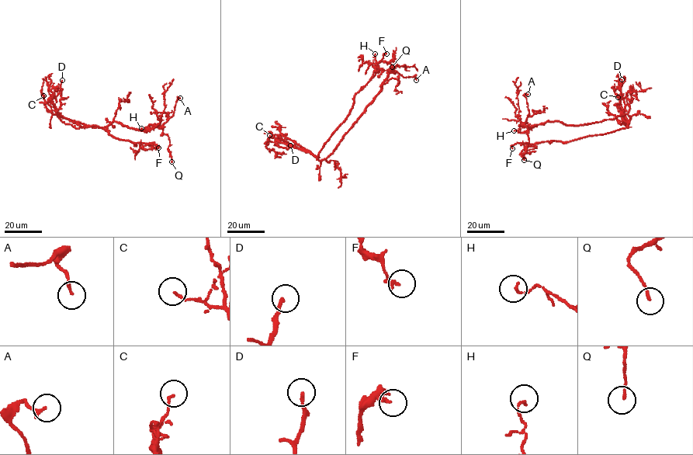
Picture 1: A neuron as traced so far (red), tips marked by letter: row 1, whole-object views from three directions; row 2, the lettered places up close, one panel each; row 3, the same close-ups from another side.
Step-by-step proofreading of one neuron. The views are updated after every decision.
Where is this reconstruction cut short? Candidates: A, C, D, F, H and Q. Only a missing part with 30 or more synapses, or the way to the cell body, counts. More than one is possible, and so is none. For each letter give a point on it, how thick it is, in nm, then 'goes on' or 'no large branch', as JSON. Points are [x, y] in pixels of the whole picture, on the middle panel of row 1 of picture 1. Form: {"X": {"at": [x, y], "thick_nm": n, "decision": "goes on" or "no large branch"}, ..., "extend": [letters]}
{"A": {"at": [416, 80], "thick_nm": 150, "decision": "no large branch"}, "C": {"at": [269, 135], "thick_nm": 120, "decision": "no large branch"}, "D": {"at": [290, 145], "thick_nm": 170, "decision": "goes on"}, "F": {"at": [386, 53], "thick_nm": 170, "decision": "no large branch"}, "H": {"at": [375, 53], "thick_nm": 130, "decision": "no large branch"}, "Q": {"at": [392, 67], "thick_nm": 110, "decision": "no large branch"}, "extend": ["D"]}

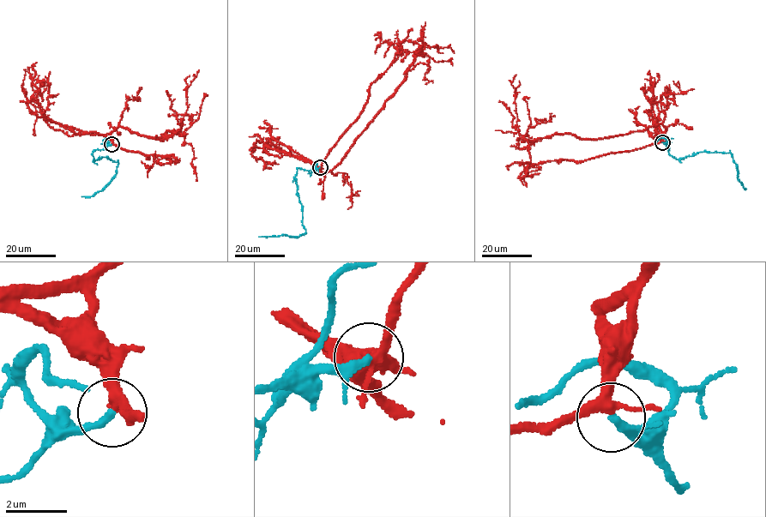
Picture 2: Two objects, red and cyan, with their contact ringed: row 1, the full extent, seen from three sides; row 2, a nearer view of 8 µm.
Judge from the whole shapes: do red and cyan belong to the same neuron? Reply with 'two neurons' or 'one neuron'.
one neuron

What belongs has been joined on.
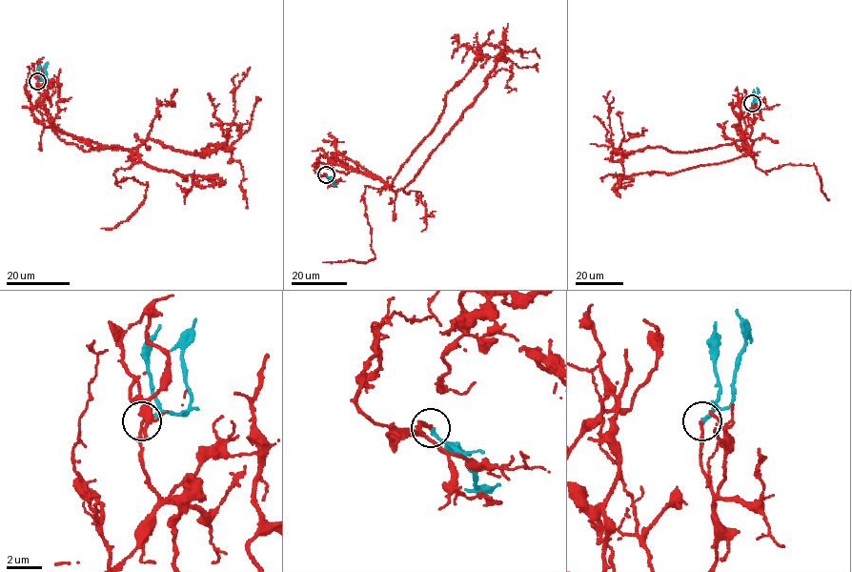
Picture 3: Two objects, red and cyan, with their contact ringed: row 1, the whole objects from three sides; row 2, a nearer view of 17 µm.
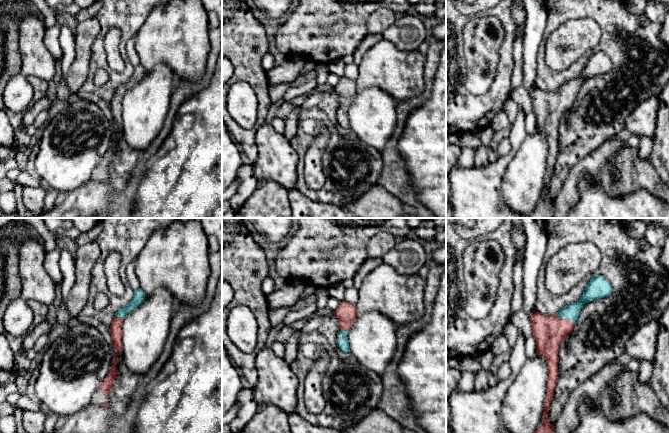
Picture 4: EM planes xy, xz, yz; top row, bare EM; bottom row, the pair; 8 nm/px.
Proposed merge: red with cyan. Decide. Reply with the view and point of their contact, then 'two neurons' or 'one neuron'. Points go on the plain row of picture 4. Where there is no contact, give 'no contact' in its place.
meets red in yz at (565, 94); one neuron

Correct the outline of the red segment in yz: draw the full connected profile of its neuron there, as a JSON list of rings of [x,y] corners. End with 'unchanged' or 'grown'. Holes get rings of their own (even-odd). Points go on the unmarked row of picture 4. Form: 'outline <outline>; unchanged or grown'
outline [[[594,51],[579,77],[568,79],[555,91],[548,92],[536,87],[530,92],[532,108],[537,121],[536,129],[546,136],[548,155],[543,197],[529,218],[553,218],[555,202],[548,197],[548,185],[559,151],[559,123],[571,109],[583,82],[611,69],[610,58],[602,51]]]; grown

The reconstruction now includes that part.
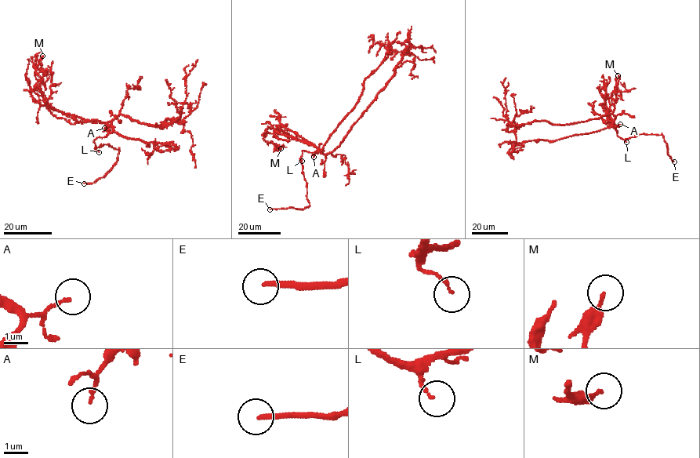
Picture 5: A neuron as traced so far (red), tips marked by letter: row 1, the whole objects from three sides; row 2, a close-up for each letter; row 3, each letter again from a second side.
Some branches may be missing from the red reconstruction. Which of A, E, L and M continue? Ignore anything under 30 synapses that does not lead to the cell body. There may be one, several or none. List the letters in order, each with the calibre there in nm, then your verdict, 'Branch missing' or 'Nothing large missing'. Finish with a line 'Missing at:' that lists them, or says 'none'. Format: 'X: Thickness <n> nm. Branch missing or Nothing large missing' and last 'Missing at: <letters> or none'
A: Thickness 110 nm. Nothing large missing
E: Thickness 200 nm. Branch missing
L: Thickness 120 nm. Nothing large missing
M: Thickness 200 nm. Nothing large missing
Missing at: E

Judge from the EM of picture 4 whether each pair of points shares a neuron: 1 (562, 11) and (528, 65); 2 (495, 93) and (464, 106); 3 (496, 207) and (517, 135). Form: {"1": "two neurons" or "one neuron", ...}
{"1": "two neurons", "2": "one neuron", "3": "one neuron"}

